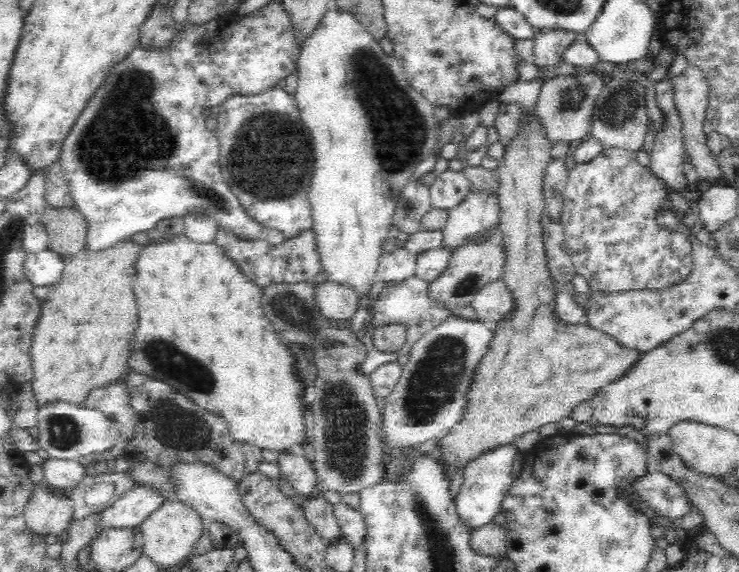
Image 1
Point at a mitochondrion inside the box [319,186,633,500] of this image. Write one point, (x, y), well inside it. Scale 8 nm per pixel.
(431, 385)

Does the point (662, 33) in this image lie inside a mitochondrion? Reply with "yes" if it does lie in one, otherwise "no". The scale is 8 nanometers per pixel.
no

